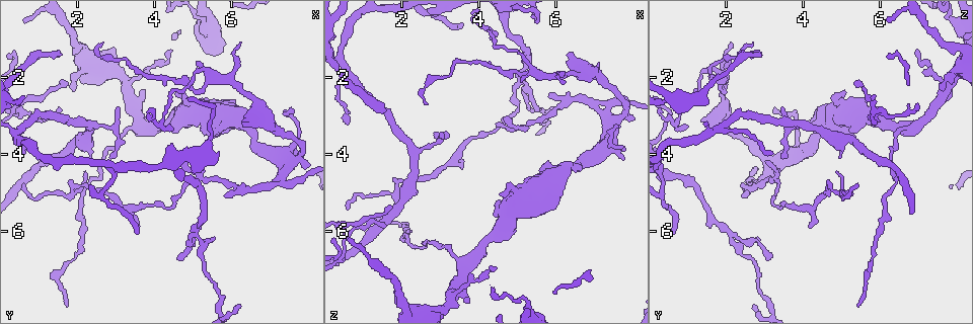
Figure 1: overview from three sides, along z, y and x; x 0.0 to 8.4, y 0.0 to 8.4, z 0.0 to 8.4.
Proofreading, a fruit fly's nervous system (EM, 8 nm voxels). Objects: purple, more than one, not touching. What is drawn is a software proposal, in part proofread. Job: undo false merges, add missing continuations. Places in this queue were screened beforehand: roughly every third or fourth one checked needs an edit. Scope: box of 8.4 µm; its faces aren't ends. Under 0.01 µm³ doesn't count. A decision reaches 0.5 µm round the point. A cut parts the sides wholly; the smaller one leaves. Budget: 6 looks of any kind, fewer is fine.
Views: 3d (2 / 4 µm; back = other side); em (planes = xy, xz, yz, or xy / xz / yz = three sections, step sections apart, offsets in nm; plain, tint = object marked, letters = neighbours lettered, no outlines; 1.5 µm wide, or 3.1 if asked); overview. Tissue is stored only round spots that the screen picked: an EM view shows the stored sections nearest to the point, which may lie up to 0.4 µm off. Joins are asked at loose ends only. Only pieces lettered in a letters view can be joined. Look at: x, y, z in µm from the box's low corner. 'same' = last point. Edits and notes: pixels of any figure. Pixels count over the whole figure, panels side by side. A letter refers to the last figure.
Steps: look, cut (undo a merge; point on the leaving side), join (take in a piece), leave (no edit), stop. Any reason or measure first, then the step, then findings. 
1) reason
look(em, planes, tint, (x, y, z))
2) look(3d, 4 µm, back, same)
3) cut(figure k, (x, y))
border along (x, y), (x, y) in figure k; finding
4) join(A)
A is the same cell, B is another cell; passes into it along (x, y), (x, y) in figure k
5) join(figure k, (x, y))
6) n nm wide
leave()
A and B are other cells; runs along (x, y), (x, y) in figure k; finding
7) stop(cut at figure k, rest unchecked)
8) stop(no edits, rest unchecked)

sudden change in width
look(em, xz, step 4, tint, (2.30, 3.20, 4.00))

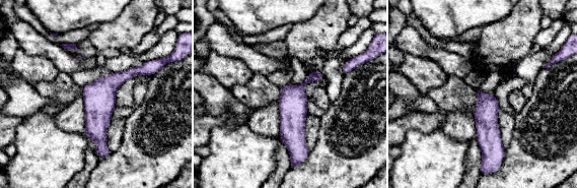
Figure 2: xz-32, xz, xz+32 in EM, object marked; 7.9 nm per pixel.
look(em, planes, letters, same)

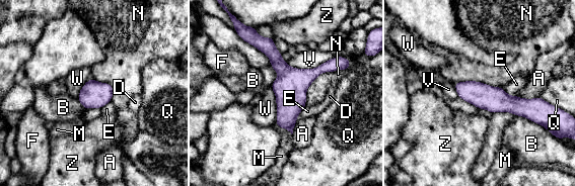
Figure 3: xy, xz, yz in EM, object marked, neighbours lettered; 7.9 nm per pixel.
leave()
A, B, D, E, F, M, N, Q, V, W and Z are other cells; border along (270, 86), (275, 96), (276, 123) in figure 3; continuous, no second neuron

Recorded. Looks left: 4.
free end
look(3d, 4 µm, back, (1.95, 2.30, 7.70))

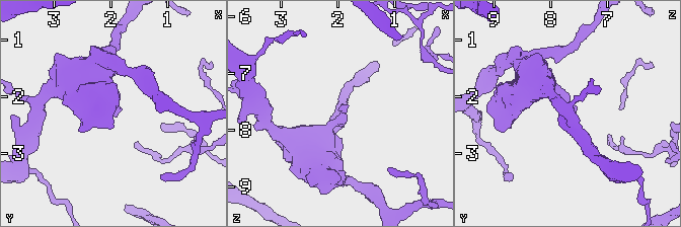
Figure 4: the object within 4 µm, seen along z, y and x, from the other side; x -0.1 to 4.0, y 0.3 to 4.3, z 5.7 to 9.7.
look(em, planes, plain, (1.90, 2.30, 7.65))

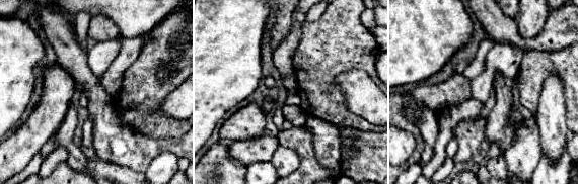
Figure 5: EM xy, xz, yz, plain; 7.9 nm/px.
look(em, planes, letters, same)

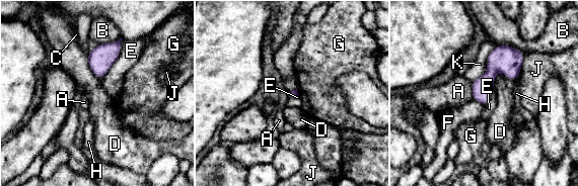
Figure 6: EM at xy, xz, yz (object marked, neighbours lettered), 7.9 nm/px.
leave()
A, B, C, D, E, F, G, H, J and K are other cells; border along (123, 38), (119, 57), (99, 79) in figure 6; no lettered piece goes on from it

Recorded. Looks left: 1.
stop(no edits, rest unchecked)

